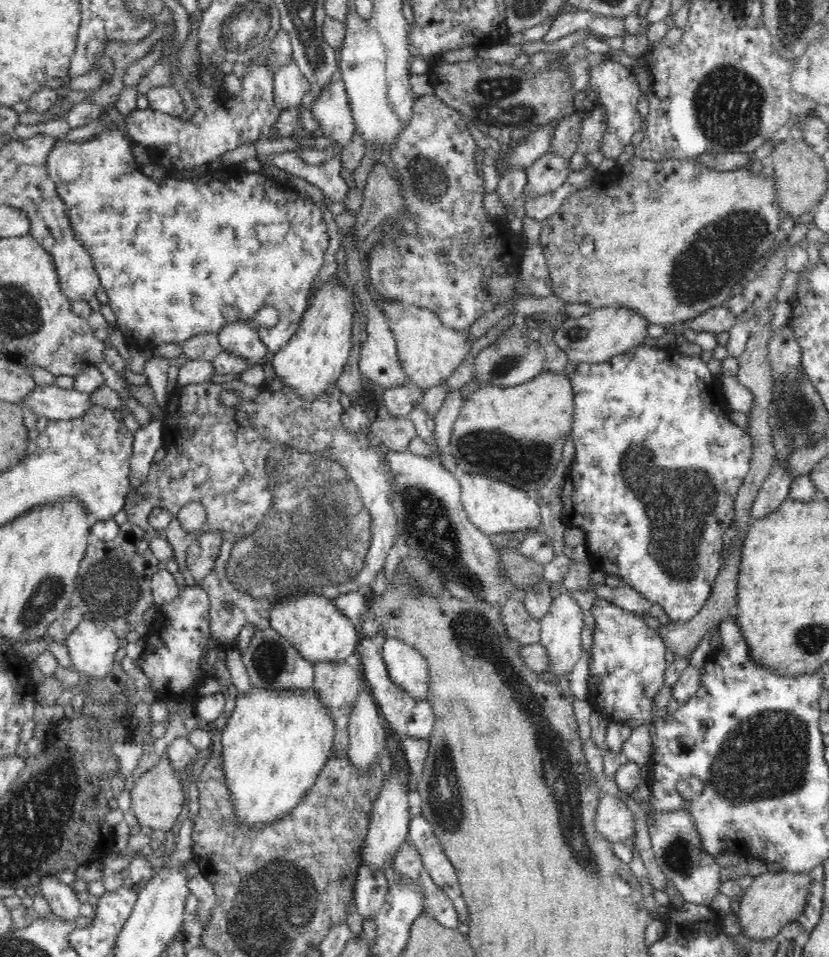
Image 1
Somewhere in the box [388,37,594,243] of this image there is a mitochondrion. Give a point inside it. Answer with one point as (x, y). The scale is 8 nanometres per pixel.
(497, 103)

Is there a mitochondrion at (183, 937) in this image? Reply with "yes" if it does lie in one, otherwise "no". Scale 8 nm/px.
no

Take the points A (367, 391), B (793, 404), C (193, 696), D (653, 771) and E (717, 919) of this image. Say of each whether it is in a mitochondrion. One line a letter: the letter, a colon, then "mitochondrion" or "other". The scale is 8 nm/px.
A: mitochondrion
B: mitochondrion
C: other
D: other
E: other

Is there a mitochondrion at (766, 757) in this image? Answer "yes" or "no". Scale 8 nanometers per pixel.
yes

